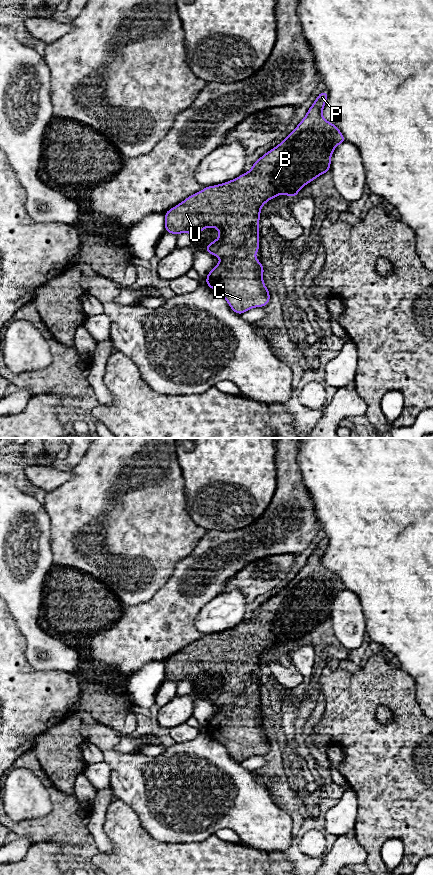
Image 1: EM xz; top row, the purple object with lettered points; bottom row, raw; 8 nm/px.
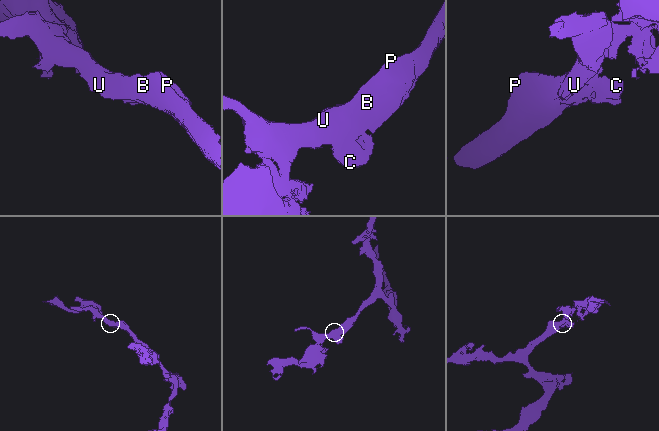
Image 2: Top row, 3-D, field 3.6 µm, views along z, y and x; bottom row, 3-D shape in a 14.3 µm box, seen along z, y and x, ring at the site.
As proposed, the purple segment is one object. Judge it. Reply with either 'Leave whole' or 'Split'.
Leave whole

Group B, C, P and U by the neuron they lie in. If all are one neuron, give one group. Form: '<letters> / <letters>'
B C P U

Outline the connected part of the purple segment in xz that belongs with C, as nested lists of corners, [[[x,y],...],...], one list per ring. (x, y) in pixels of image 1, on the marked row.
[[[326,91],[321,92],[299,125],[283,142],[259,158],[249,172],[229,182],[205,187],[202,191],[192,194],[165,213],[165,230],[171,234],[178,235],[187,232],[195,235],[206,227],[213,227],[219,230],[220,237],[206,245],[206,251],[220,258],[221,262],[216,264],[208,273],[205,283],[223,296],[231,309],[237,314],[241,315],[254,307],[263,307],[270,301],[270,291],[263,282],[264,266],[254,256],[259,250],[258,238],[260,232],[258,231],[258,224],[261,207],[268,200],[280,194],[286,194],[291,198],[295,197],[303,186],[321,174],[329,172],[331,155],[335,147],[346,142],[338,127],[326,121],[322,116],[322,110],[327,98],[328,93]]]

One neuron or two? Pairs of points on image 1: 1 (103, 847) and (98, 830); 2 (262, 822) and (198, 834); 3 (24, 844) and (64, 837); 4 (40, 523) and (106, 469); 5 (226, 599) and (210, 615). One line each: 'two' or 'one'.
1: one
2: one
3: two
4: two
5: one

